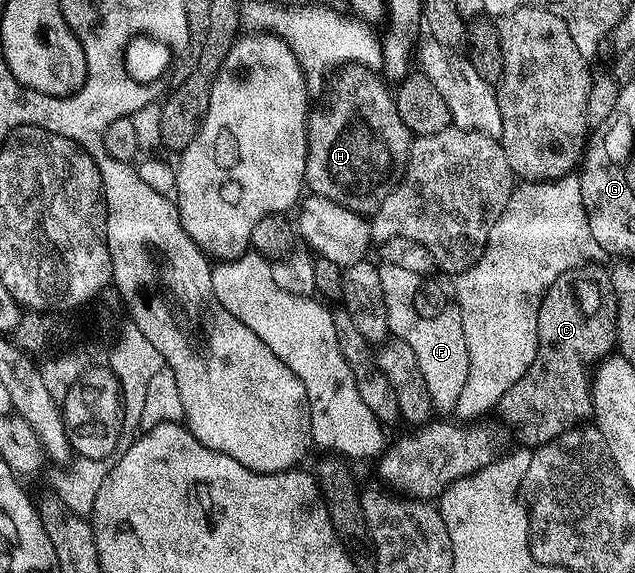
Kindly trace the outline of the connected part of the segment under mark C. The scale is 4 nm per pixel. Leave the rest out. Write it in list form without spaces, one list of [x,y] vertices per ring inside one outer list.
[[[593,261],[570,269],[550,285],[538,309],[538,349],[530,369],[518,377],[518,382],[502,397],[498,416],[512,430],[519,446],[535,449],[554,441],[572,427],[583,424],[592,414],[592,388],[590,386],[590,367],[588,362],[607,356],[617,346],[616,338],[616,294],[612,288],[609,268]]]

